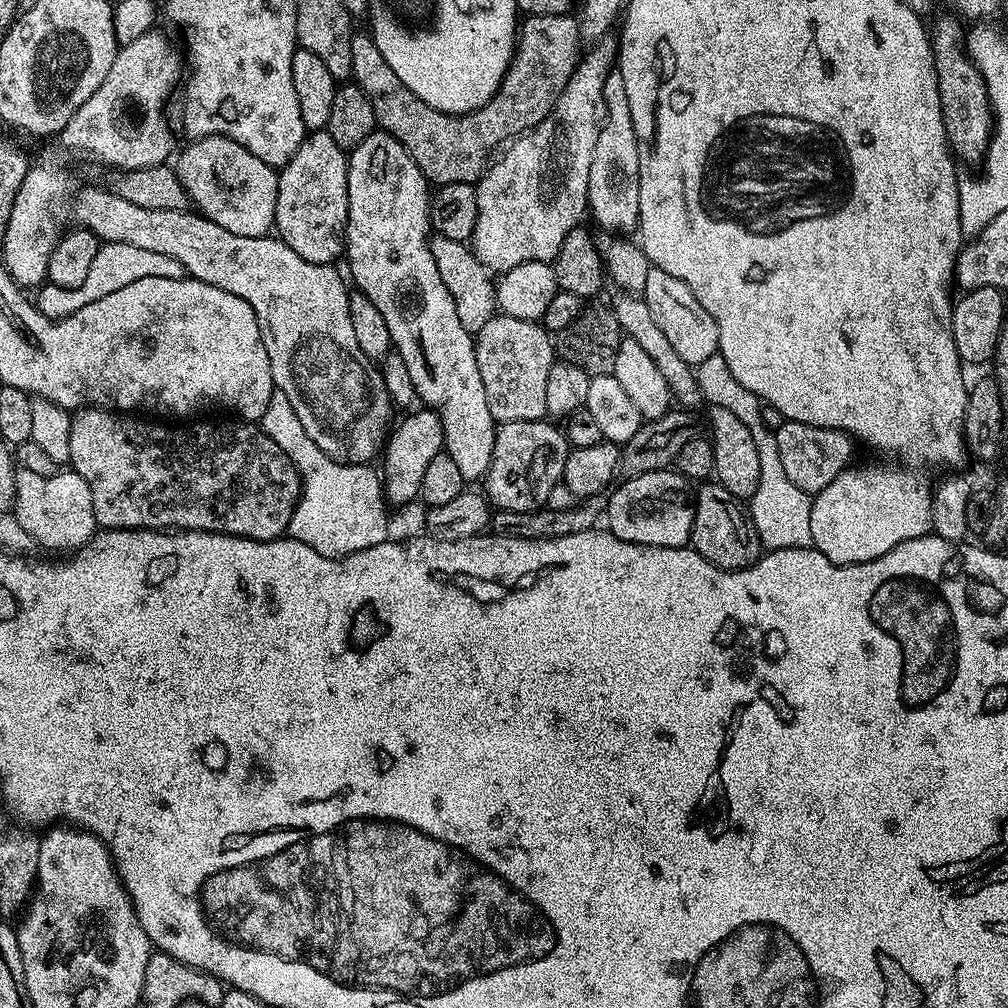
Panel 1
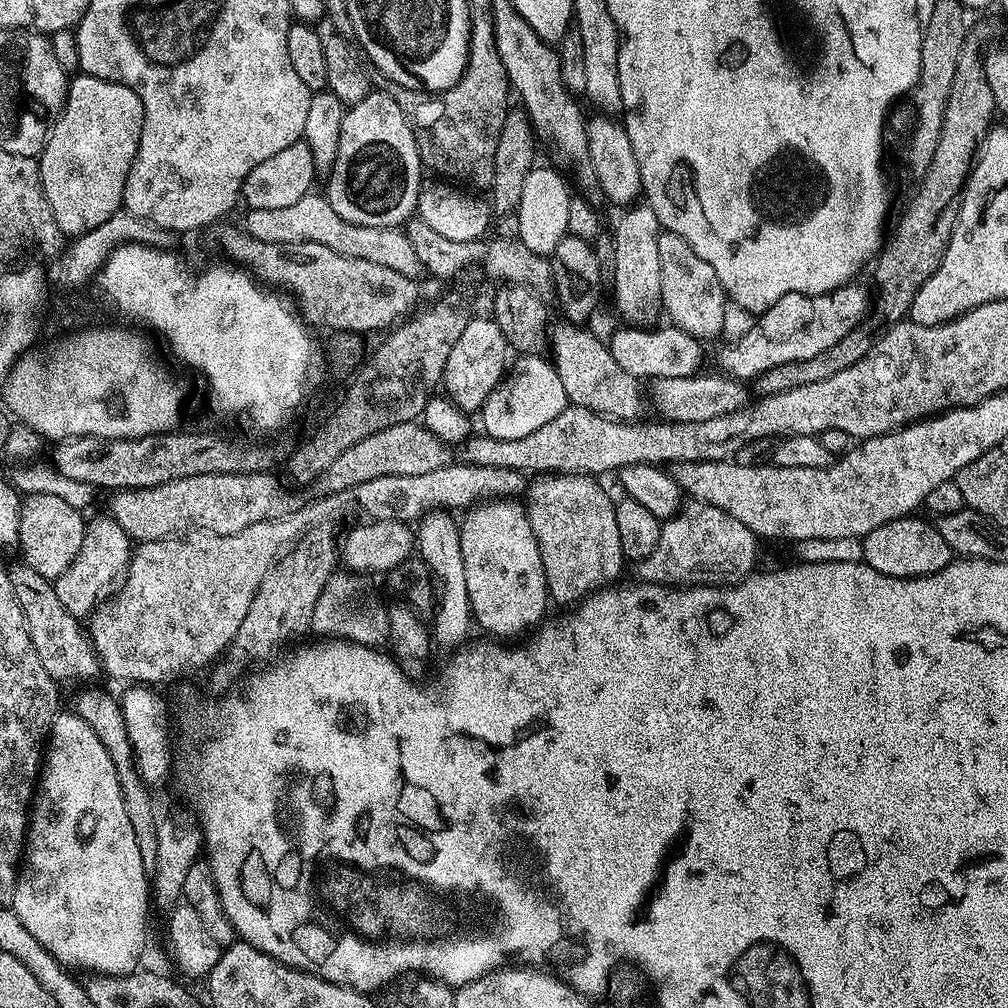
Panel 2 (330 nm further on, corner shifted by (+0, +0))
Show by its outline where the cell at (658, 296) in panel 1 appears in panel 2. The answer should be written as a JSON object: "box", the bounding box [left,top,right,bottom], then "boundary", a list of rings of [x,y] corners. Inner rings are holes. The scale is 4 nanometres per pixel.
{"box":[658,230,726,342],"boundary":[[[667,230],[661,231],[658,237],[658,266],[662,266],[660,303],[666,316],[668,312],[667,319],[700,342],[723,333],[726,293],[718,274],[714,274],[714,266],[698,258],[698,254],[694,254],[694,250],[678,234]]]}

